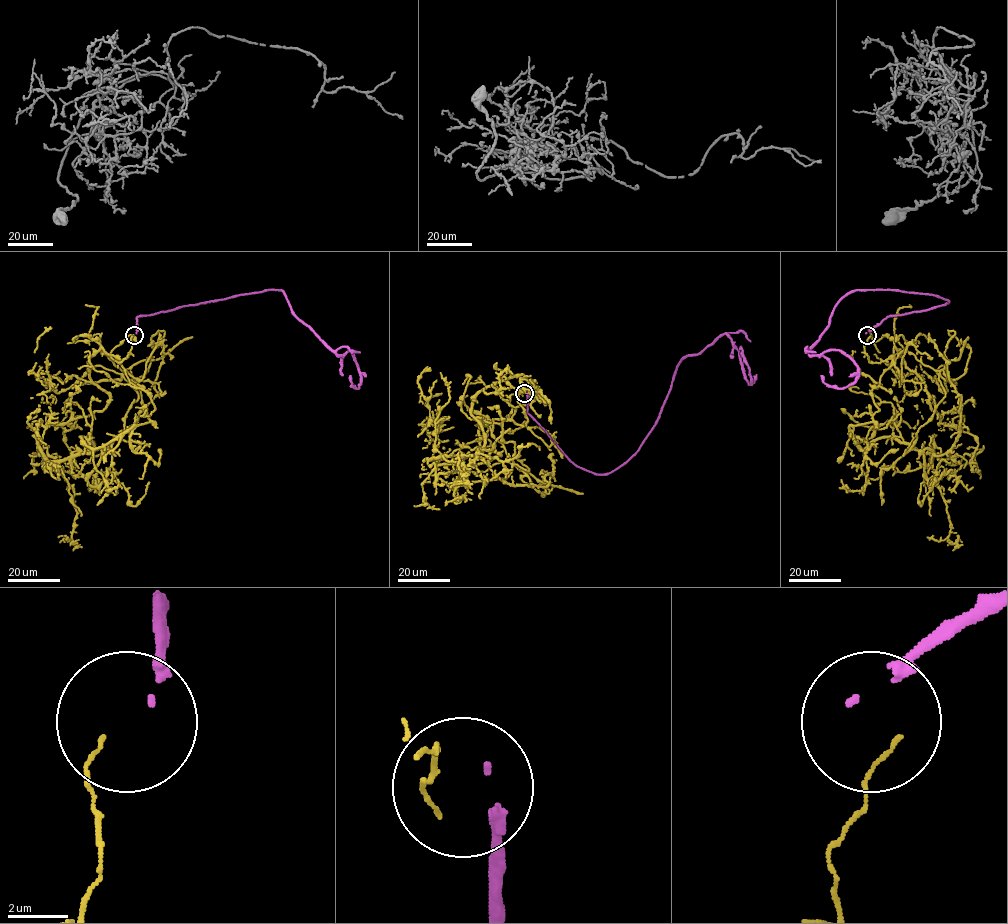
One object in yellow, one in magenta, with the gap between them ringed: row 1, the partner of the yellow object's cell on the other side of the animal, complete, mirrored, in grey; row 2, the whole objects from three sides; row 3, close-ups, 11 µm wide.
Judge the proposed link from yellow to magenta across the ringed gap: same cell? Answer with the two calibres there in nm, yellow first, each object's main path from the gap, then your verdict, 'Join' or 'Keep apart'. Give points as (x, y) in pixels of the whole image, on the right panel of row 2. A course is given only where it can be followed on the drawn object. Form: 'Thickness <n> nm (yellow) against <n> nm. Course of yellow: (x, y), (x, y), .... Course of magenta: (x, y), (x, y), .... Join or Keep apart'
Thickness 140 nm (yellow) against 170 nm. Course of yellow: (869, 336), (870, 363), (939, 372), (910, 449), (936, 455), (954, 331), (948, 359). Course of magenta: (866, 333), (888, 317), (948, 301), (848, 292), (808, 353), (842, 351), (856, 379), (837, 388), (820, 376). Keep apart

